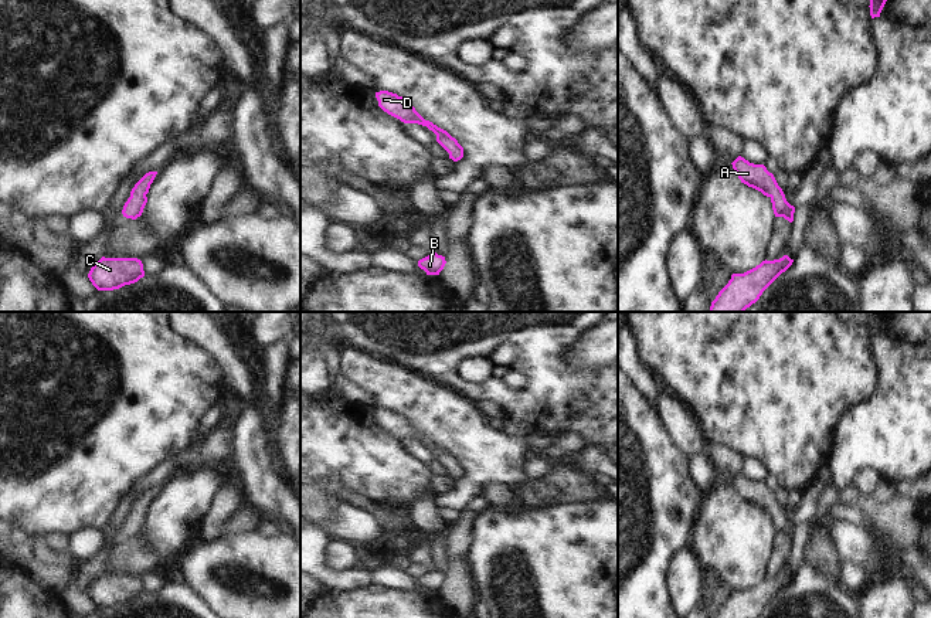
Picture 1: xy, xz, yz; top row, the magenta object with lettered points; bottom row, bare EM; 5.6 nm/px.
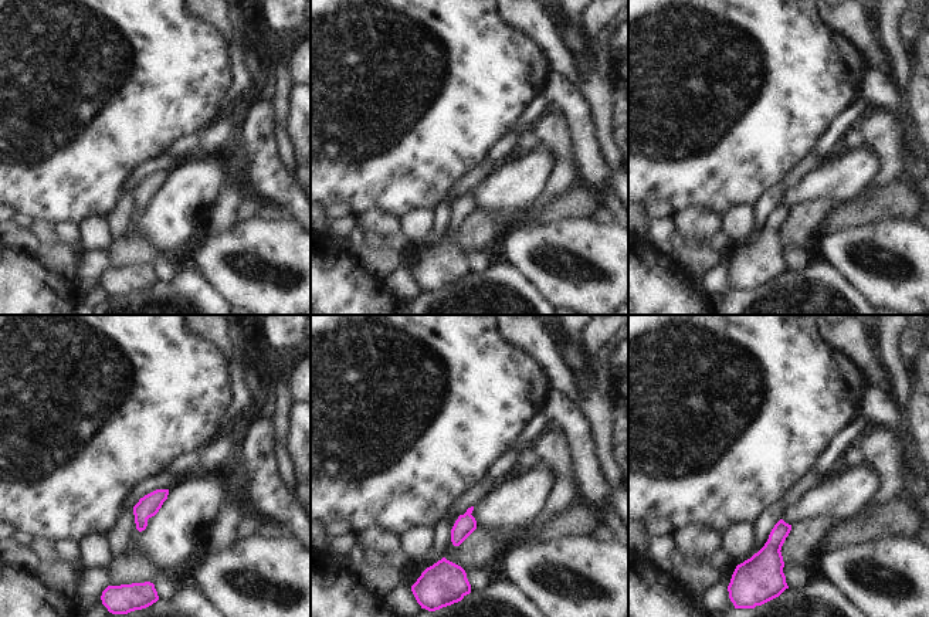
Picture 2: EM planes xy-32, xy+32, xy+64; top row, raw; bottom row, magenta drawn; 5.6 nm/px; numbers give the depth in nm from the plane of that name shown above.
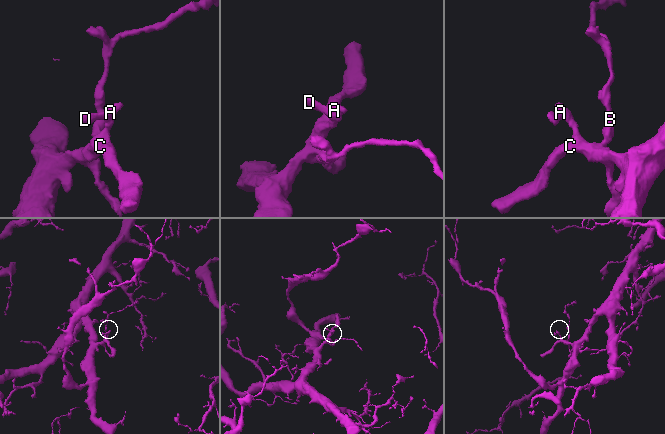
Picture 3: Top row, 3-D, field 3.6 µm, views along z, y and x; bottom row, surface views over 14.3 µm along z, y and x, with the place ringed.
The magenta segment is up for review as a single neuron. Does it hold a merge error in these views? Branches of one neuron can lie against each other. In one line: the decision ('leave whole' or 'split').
leave whole

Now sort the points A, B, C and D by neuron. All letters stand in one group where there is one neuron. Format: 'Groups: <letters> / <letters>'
Groups: A B C D

